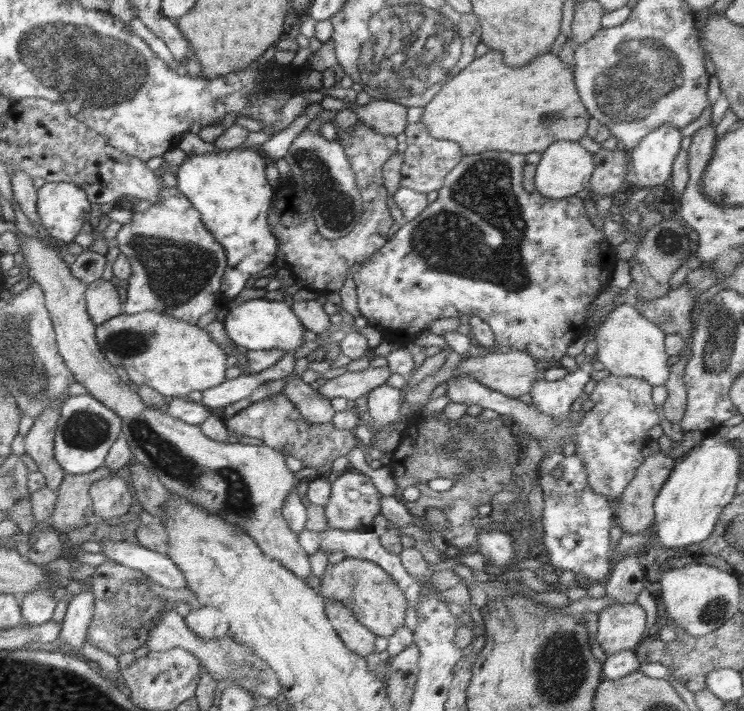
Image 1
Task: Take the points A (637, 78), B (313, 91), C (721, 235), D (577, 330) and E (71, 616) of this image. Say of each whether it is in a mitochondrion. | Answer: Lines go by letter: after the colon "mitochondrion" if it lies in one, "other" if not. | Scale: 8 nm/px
A: mitochondrion
B: other
C: other
D: other
E: other

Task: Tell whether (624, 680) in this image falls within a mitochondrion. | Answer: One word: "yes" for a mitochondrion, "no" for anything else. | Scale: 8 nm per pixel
no

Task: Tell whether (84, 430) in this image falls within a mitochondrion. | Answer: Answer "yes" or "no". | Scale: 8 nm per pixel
yes

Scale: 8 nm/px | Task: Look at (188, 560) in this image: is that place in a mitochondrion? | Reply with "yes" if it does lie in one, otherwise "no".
no

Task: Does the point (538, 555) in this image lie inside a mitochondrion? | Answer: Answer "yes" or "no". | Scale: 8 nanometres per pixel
no

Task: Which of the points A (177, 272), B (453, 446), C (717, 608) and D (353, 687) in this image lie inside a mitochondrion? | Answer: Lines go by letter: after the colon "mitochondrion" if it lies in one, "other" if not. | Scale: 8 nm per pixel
A: mitochondrion
B: mitochondrion
C: mitochondrion
D: other

